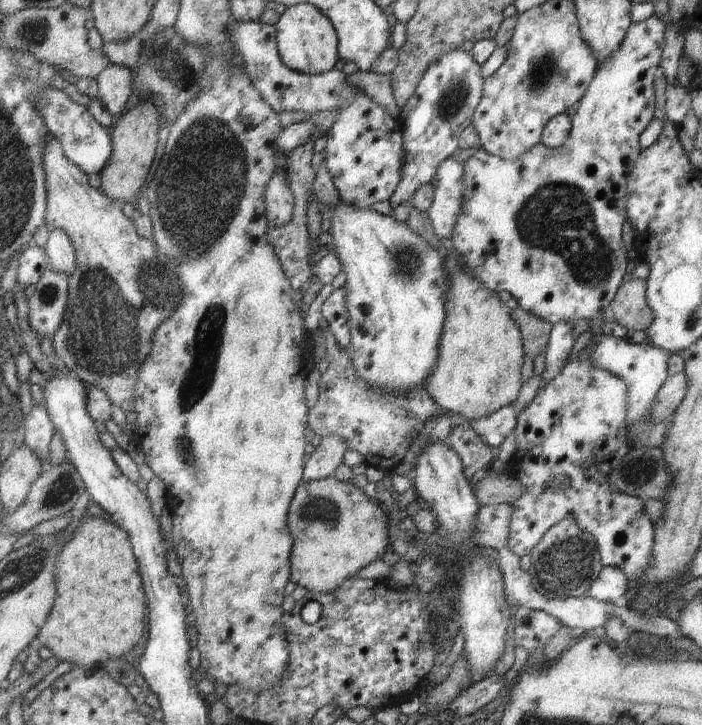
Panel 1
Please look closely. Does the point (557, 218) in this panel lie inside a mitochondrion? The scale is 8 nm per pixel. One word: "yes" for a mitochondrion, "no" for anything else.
yes

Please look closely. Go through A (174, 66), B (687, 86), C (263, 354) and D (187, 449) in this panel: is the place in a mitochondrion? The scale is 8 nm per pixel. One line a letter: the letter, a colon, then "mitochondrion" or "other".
A: mitochondrion
B: other
C: other
D: mitochondrion

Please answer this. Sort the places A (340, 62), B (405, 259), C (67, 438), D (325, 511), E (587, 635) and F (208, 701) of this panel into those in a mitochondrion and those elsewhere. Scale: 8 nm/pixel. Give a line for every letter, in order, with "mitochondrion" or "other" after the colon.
A: other
B: mitochondrion
C: other
D: mitochondrion
E: other
F: other

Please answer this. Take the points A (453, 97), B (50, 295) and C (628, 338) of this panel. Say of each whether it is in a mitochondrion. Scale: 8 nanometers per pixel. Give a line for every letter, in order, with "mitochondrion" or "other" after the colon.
A: mitochondrion
B: mitochondrion
C: other

